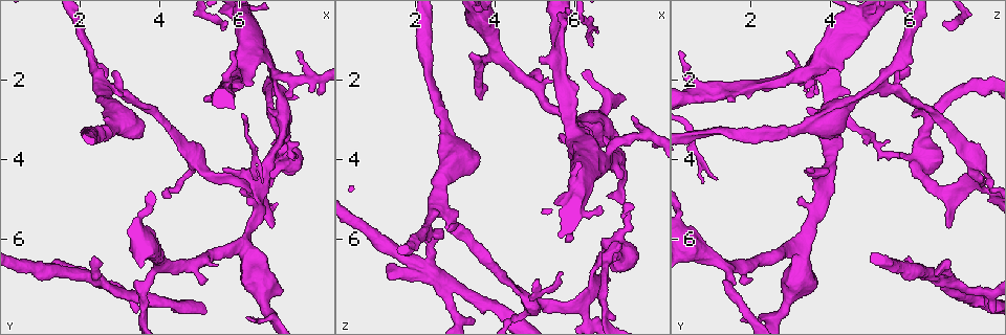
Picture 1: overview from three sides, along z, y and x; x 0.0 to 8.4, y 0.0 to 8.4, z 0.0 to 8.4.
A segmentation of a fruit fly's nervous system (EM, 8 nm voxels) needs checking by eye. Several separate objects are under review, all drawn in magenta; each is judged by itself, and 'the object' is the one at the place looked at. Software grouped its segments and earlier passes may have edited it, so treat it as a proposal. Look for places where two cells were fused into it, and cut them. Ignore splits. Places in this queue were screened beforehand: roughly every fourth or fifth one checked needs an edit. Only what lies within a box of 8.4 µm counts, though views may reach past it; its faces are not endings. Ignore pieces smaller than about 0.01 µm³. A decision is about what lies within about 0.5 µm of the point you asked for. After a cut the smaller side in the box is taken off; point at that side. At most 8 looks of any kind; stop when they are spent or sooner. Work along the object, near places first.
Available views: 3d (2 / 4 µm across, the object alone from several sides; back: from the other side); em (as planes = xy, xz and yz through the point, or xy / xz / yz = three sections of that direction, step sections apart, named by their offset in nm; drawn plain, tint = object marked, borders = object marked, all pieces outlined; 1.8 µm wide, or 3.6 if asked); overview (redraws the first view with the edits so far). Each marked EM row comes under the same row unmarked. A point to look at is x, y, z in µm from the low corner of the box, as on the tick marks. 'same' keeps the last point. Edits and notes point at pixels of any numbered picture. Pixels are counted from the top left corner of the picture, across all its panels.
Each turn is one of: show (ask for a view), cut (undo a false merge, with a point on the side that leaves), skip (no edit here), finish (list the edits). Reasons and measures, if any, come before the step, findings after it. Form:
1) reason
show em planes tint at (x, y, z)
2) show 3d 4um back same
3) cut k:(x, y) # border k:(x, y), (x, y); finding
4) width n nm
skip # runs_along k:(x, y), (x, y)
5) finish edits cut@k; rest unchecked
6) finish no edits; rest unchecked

arms run side by side
show em yz step 16 tint at (2.55, 7.10, 6.95)

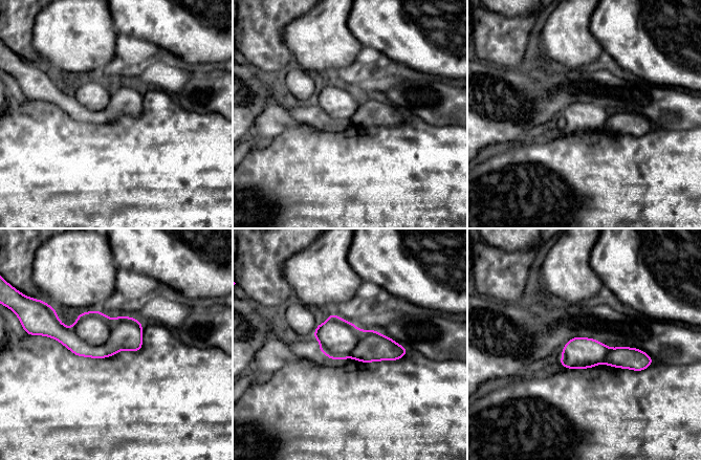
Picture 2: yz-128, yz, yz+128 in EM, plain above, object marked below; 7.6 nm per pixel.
cut 2:(126, 333) # part_leaving 2:(139, 326), (107, 350), (56, 335); two cells meet here

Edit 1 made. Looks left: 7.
show overview

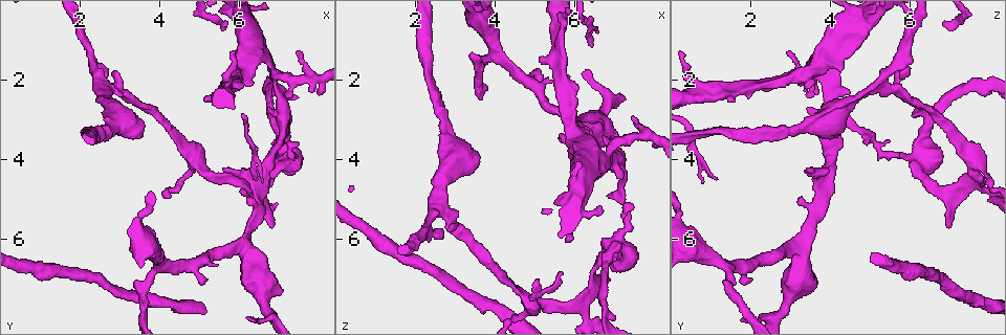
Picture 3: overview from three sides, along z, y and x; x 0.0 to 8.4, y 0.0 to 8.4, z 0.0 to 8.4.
four arms meet
show 3d 4um at (3.00, 2.30, 5.60)

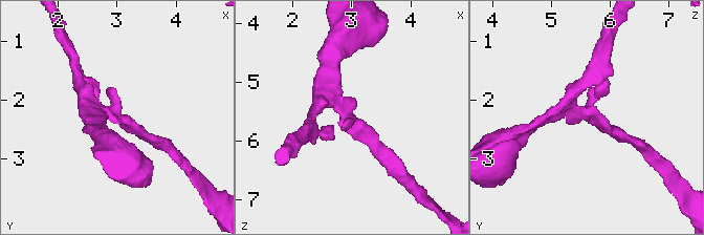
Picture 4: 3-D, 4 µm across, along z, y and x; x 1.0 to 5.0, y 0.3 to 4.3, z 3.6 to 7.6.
arms 4
show em xz step 16 tint at (2.90, 2.30, 5.55)

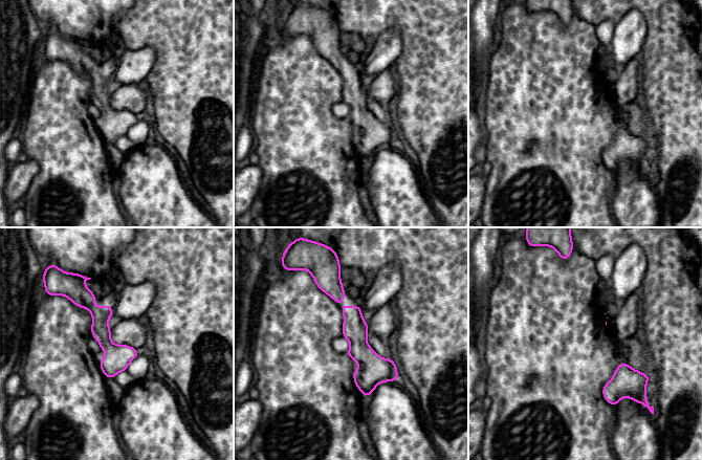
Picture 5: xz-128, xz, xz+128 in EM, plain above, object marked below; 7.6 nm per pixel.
show em planes tint same

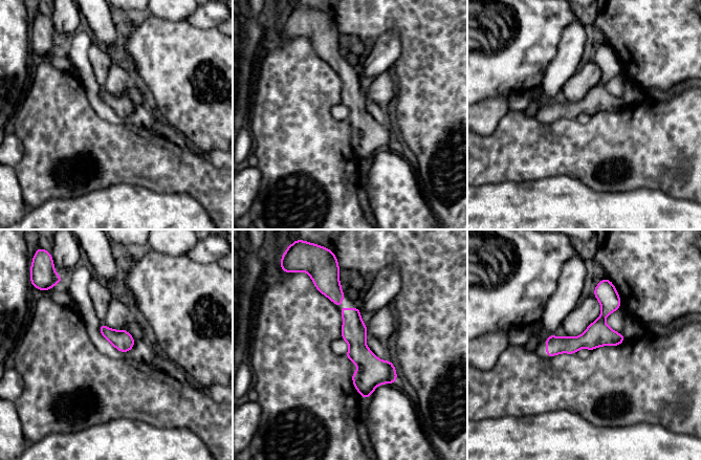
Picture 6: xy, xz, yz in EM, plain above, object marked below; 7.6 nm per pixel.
skip # all the same cell

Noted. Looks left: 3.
small branch off a trunk
show 3d 4um at (6.45, 1.35, 4.10)

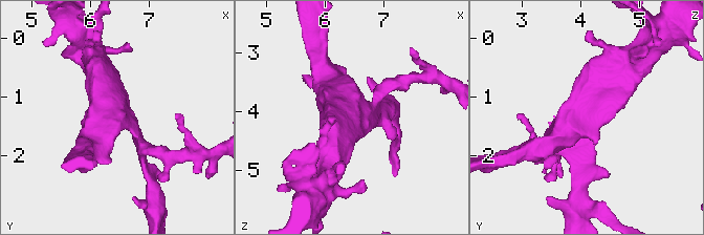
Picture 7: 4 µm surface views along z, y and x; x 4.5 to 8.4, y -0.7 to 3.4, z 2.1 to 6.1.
show em yz step 16 tint at (6.45, 1.30, 4.05)

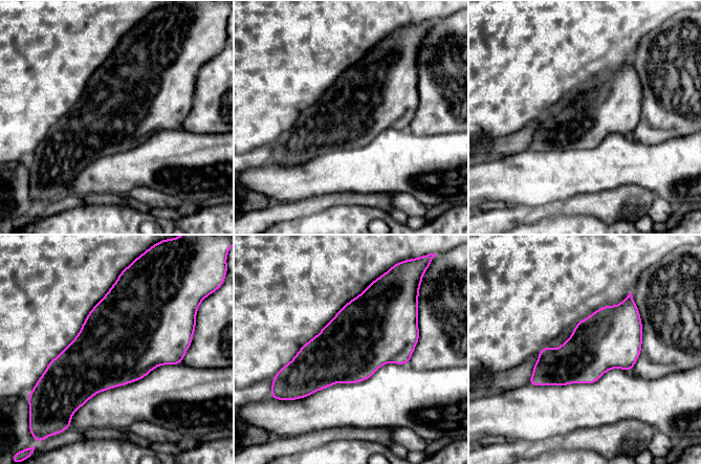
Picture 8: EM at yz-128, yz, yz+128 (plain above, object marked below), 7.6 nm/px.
show em planes tint same

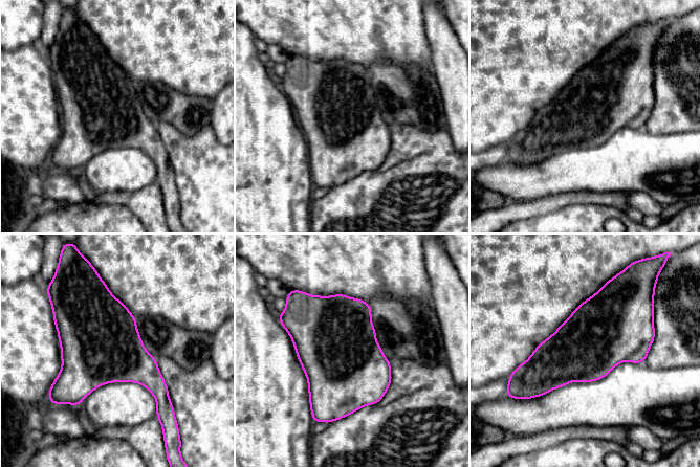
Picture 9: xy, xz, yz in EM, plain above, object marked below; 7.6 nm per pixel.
skip # continuous, no second cell

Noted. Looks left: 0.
finish edits cut@2; rest unchecked

